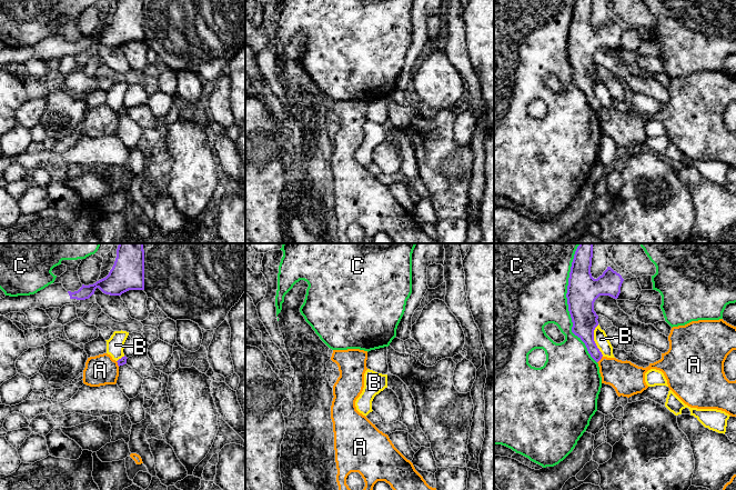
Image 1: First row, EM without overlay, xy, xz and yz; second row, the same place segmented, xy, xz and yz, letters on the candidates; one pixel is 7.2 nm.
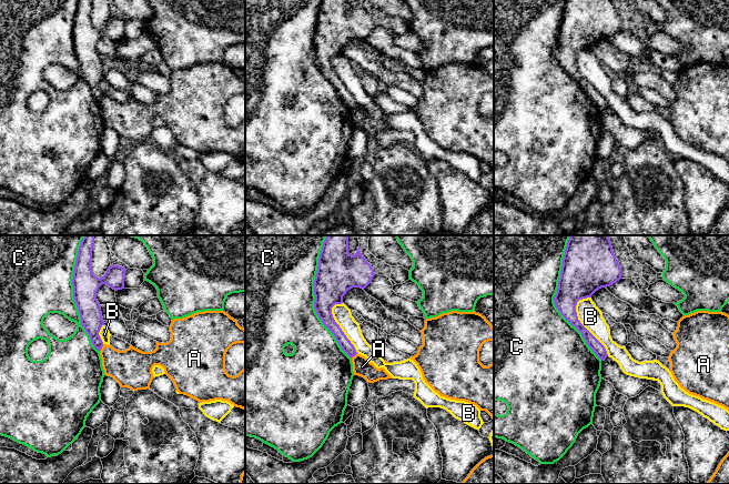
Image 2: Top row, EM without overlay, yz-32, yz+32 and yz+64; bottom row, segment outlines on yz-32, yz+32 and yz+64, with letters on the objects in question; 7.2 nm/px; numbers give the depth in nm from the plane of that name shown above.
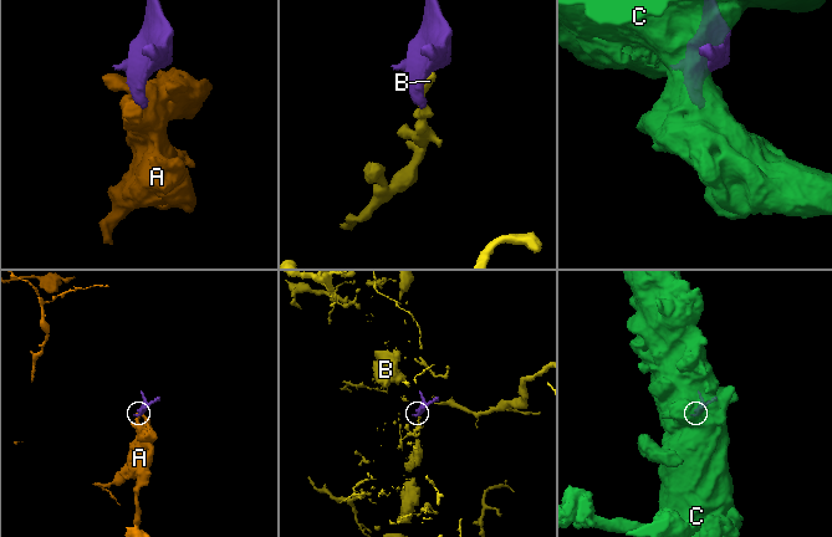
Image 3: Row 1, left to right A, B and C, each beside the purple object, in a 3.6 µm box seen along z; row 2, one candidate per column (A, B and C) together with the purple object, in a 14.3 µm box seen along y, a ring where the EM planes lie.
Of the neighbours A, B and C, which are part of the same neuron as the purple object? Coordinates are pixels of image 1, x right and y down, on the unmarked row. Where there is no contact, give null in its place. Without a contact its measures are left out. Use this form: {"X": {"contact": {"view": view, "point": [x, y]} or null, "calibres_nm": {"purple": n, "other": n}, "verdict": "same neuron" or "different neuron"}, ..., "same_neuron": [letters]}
{"A": {"contact": {"view": "yz", "point": [601, 109]}, "calibres_nm": {"purple": 150, "other": 240}, "verdict": "different neuron"}, "B": {"contact": {"view": "yz", "point": [593, 91]}, "calibres_nm": {"purple": 180, "other": 100}, "verdict": "different neuron"}, "C": {"contact": {"view": "yz", "point": [568, 57]}, "calibres_nm": {"purple": 220, "other": 440}, "verdict": "different neuron"}, "same_neuron": []}

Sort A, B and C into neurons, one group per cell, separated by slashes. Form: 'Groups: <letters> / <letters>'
Groups: A / B / C

